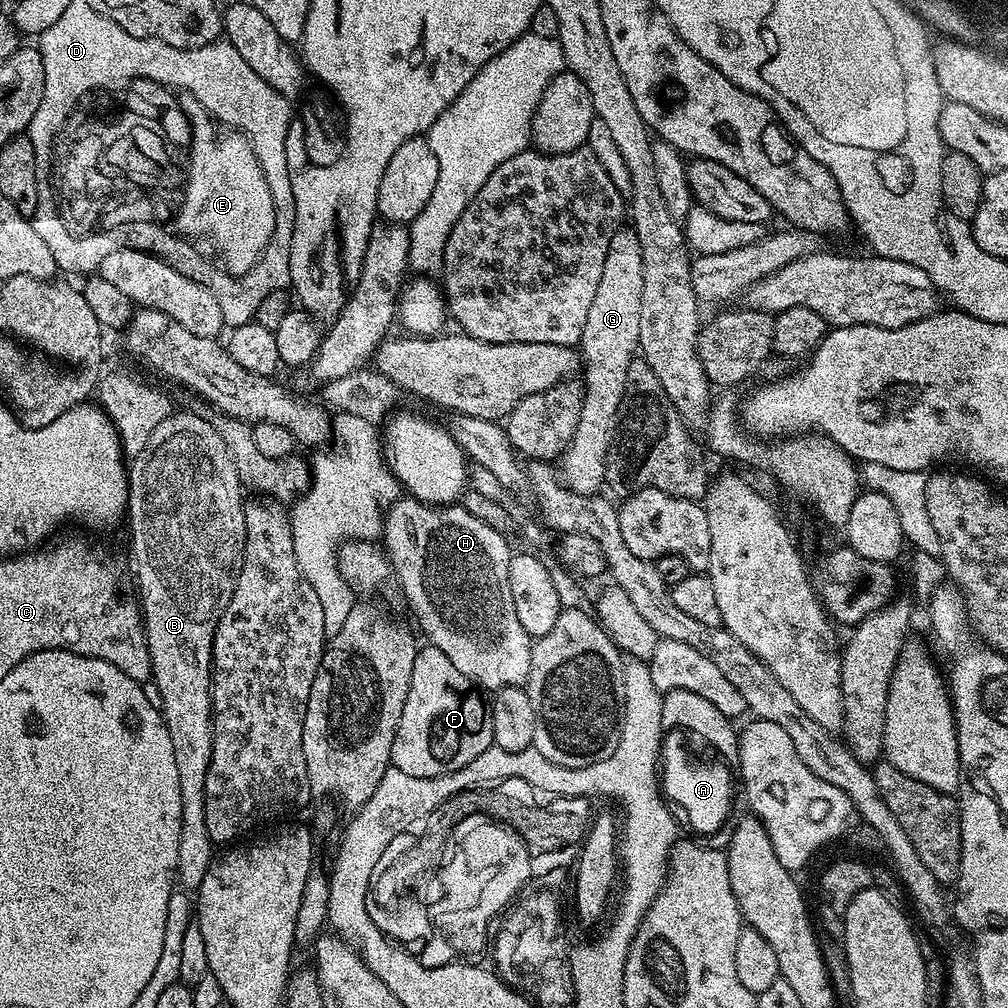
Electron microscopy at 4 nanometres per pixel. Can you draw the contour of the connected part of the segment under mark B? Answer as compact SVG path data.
M187 410L173 411L150 434L146 446L139 456L131 461L128 468L128 507L126 509L126 524L132 527L132 564L136 567L136 576L140 579L140 596L138 603L144 618L144 637L148 640L150 662L152 663L151 683L156 683L155 695L158 697L160 715L164 717L164 724L170 730L170 742L174 742L174 766L178 766L178 790L182 794L182 826L178 838L178 862L176 863L176 878L179 887L184 890L199 889L202 878L206 878L208 867L214 859L214 845L210 834L206 830L206 774L210 770L212 761L212 647L214 634L226 606L230 606L230 598L238 586L238 578L243 566L248 543L248 521L244 518L246 503L245 489L238 478L238 470L232 461L230 450L226 450L226 442L222 442L222 434L214 430L210 420L198 418L193 412Z

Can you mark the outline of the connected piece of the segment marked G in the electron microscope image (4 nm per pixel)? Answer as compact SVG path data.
M622 226L610 238L610 250L606 254L606 262L602 266L602 282L594 294L594 303L590 306L590 318L586 318L586 330L582 330L582 338L578 351L582 357L582 391L584 401L580 404L580 422L572 442L563 456L558 460L558 475L563 485L580 495L593 495L605 487L604 471L608 461L608 451L612 449L612 439L616 436L616 421L620 415L620 403L624 401L626 386L626 370L630 370L630 362L637 355L640 346L638 321L642 319L642 246L638 242L631 227Z

